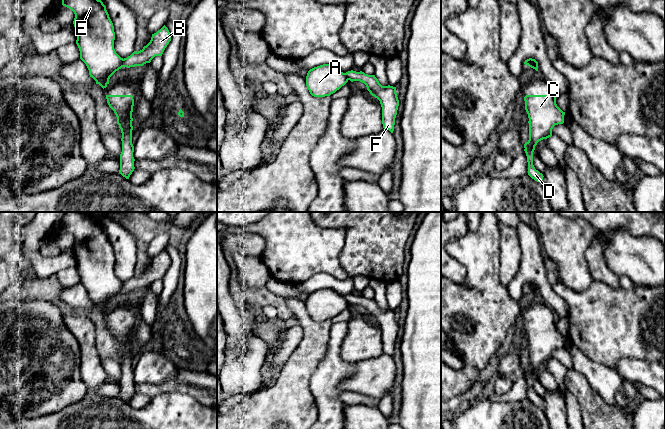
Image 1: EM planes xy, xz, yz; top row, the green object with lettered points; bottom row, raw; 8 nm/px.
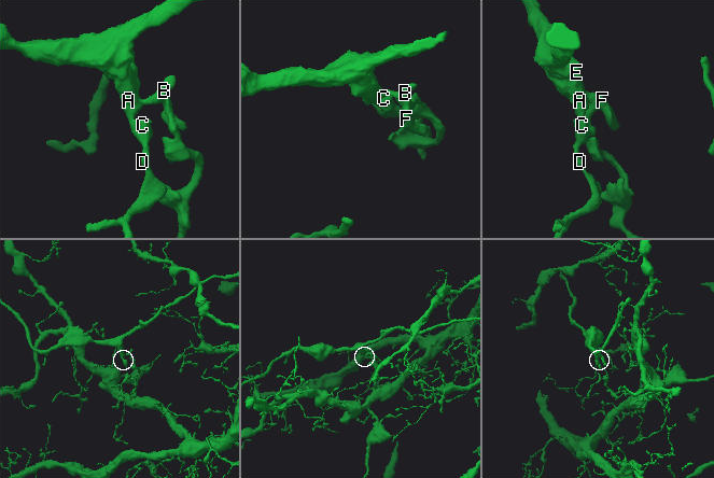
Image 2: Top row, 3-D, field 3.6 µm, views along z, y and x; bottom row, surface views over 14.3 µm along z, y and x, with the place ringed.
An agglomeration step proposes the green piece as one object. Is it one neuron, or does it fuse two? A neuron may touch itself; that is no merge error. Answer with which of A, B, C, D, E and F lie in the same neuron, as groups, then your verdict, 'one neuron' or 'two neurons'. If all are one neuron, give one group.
groups A C D E / B F; two neurons

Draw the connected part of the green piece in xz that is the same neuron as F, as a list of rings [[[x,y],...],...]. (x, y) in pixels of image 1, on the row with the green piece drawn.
[[[351,70],[345,74],[351,82],[360,81],[364,83],[370,94],[380,101],[383,128],[393,133],[399,106],[396,87],[390,85],[382,86],[375,75],[368,75],[362,71],[356,72]]]

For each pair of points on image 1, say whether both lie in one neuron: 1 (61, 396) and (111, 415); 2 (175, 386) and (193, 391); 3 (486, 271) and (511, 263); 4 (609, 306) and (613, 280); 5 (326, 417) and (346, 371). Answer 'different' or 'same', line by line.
1: different
2: same
3: different
4: different
5: same

